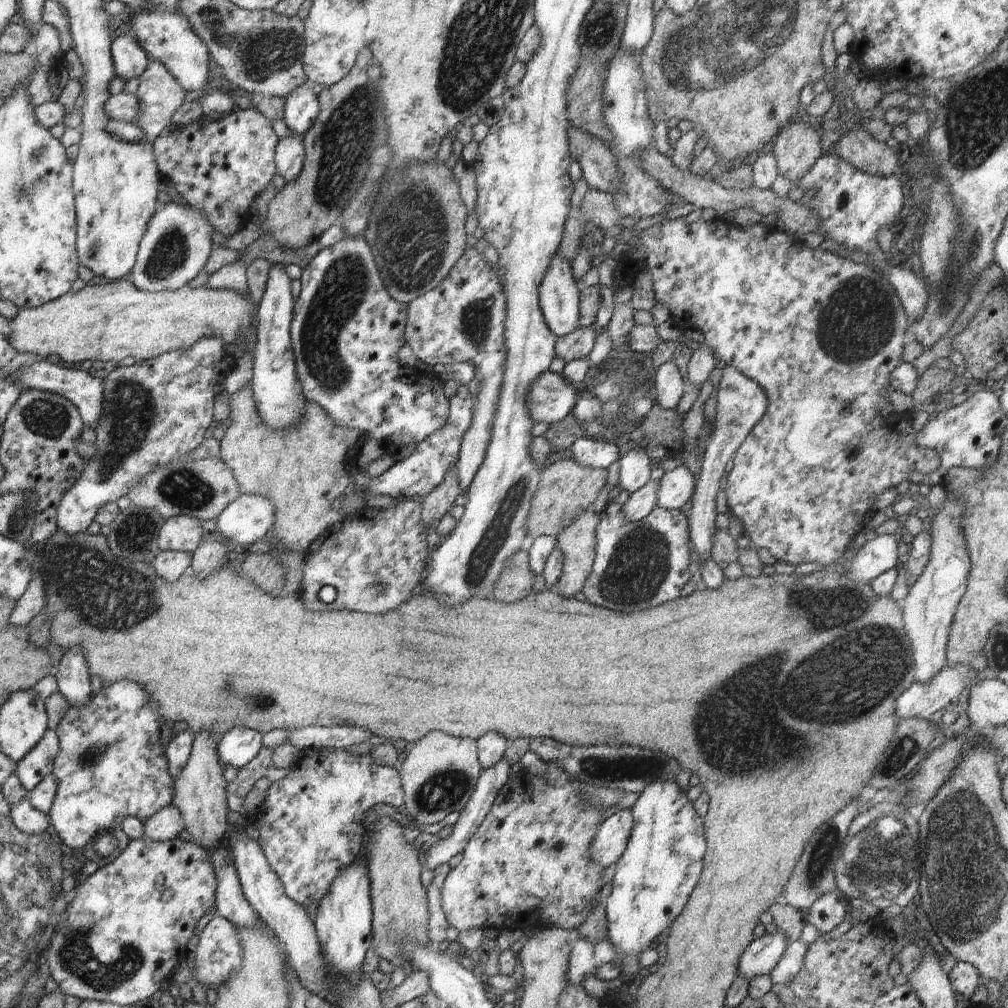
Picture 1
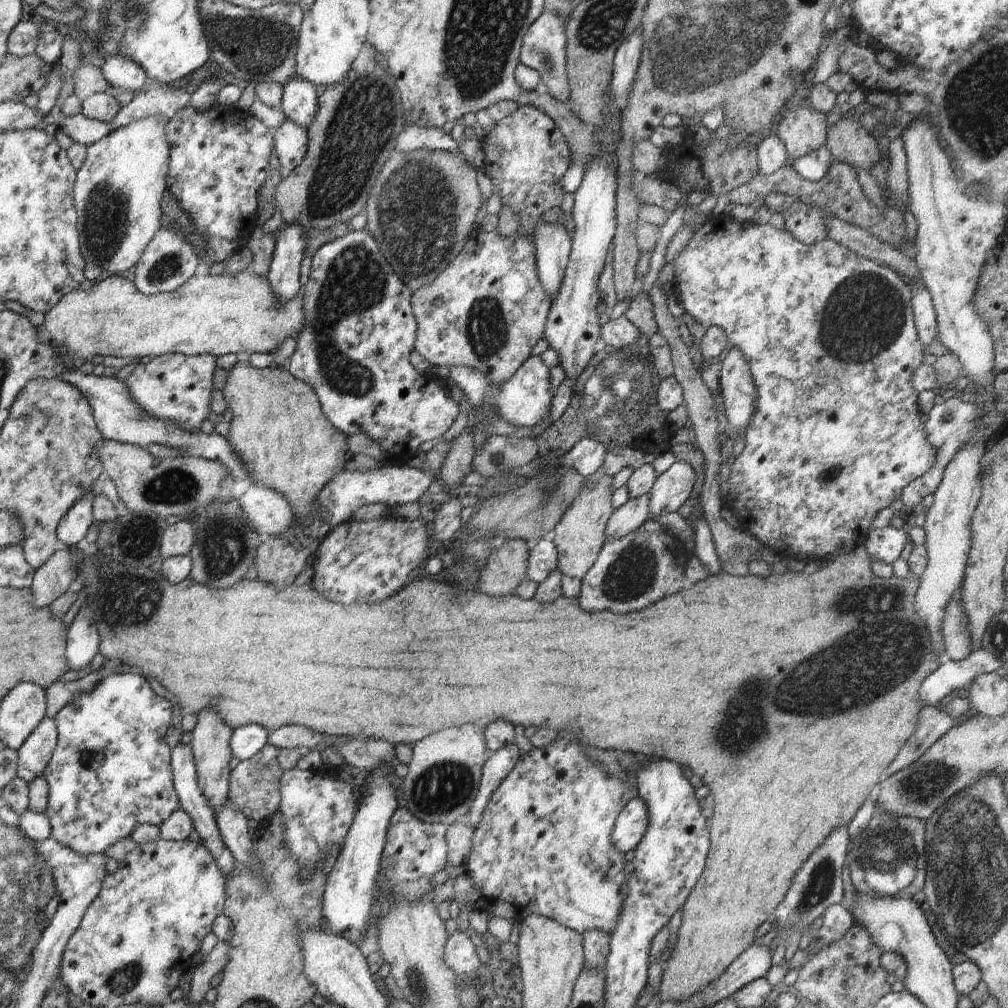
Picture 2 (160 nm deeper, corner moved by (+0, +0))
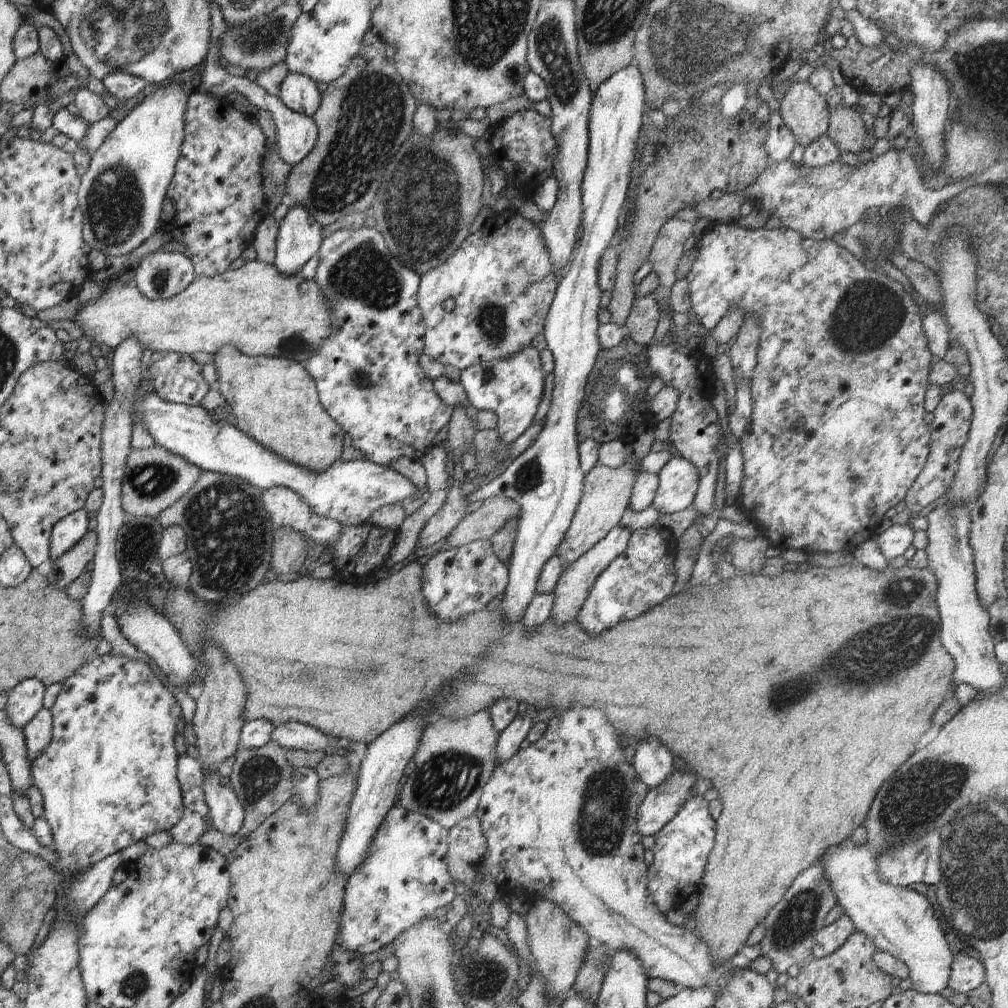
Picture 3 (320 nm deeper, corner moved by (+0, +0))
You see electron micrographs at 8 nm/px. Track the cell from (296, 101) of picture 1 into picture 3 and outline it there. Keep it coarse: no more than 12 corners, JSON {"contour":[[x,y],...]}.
{"contour":[[289,73],[278,98],[313,117],[322,96],[314,80]]}

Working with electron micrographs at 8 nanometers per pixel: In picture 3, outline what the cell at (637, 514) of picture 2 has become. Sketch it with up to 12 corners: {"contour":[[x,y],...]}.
{"contour":[[618,524],[568,565],[555,587],[556,624],[577,618],[594,580],[626,550]]}

